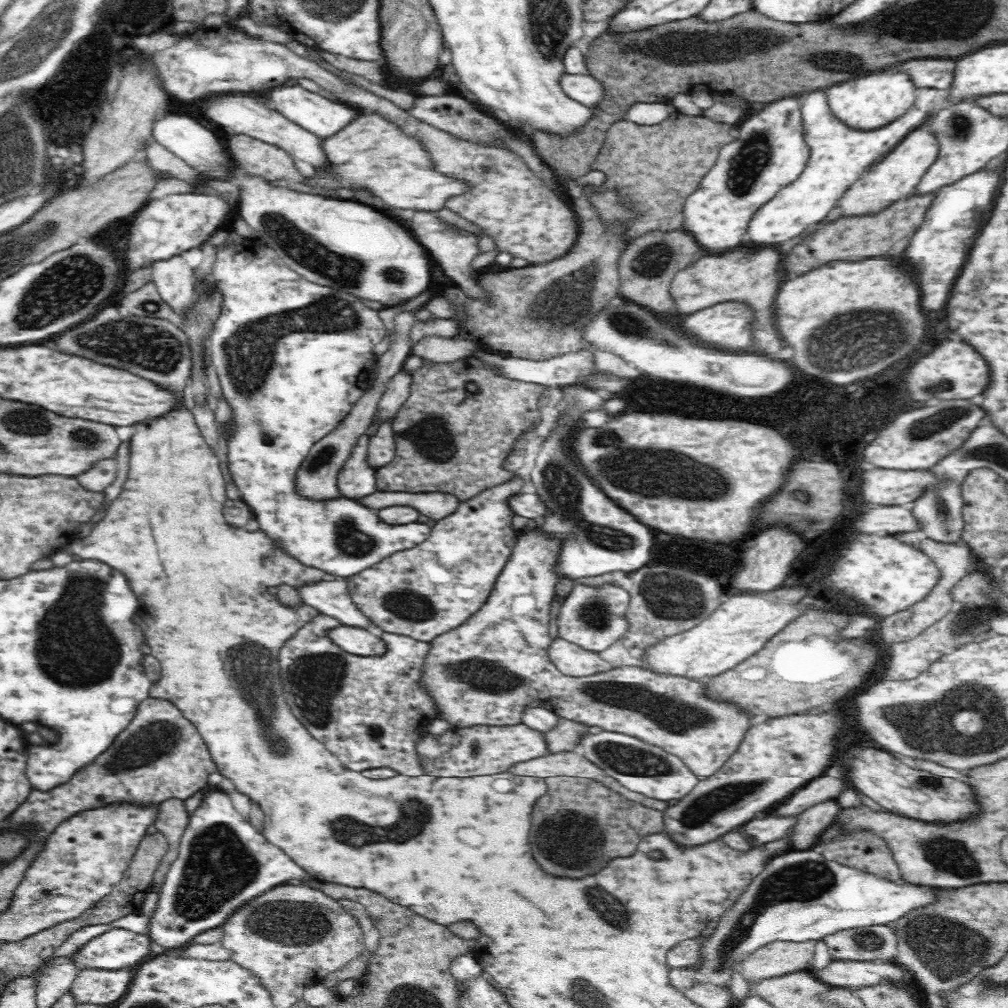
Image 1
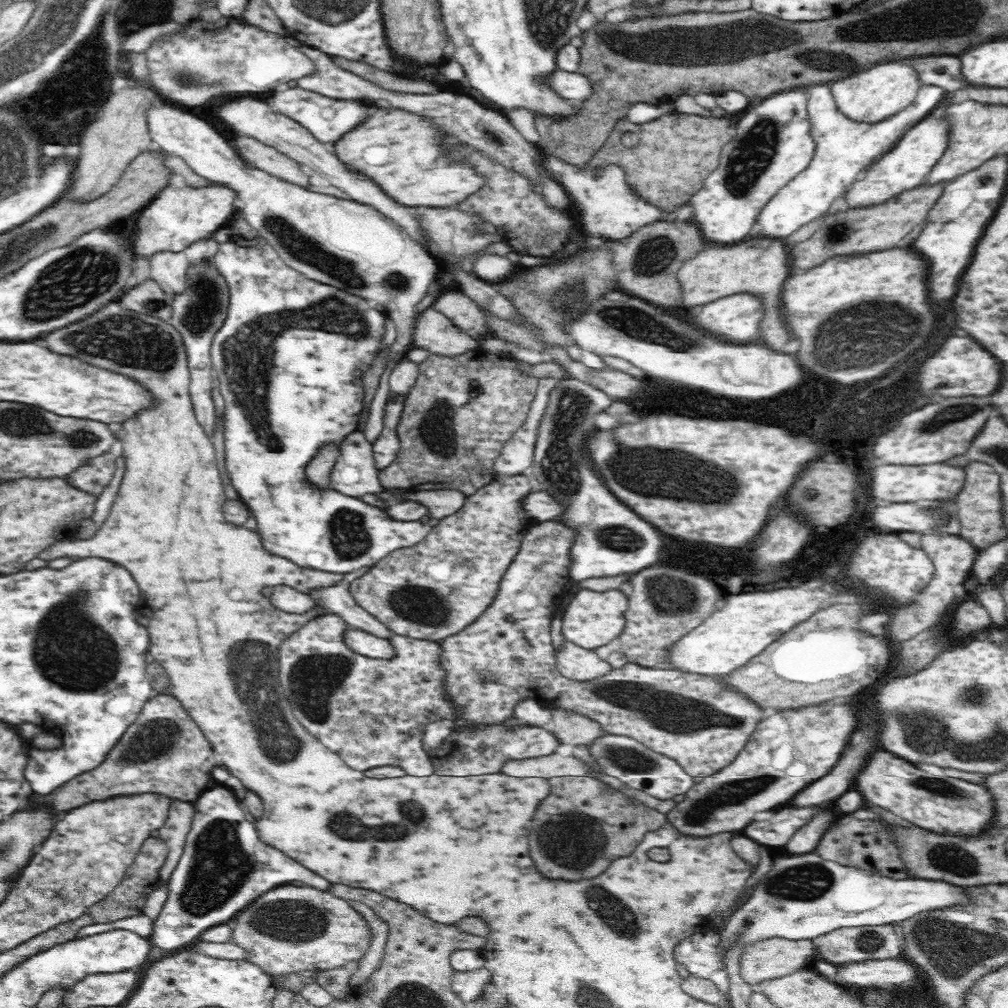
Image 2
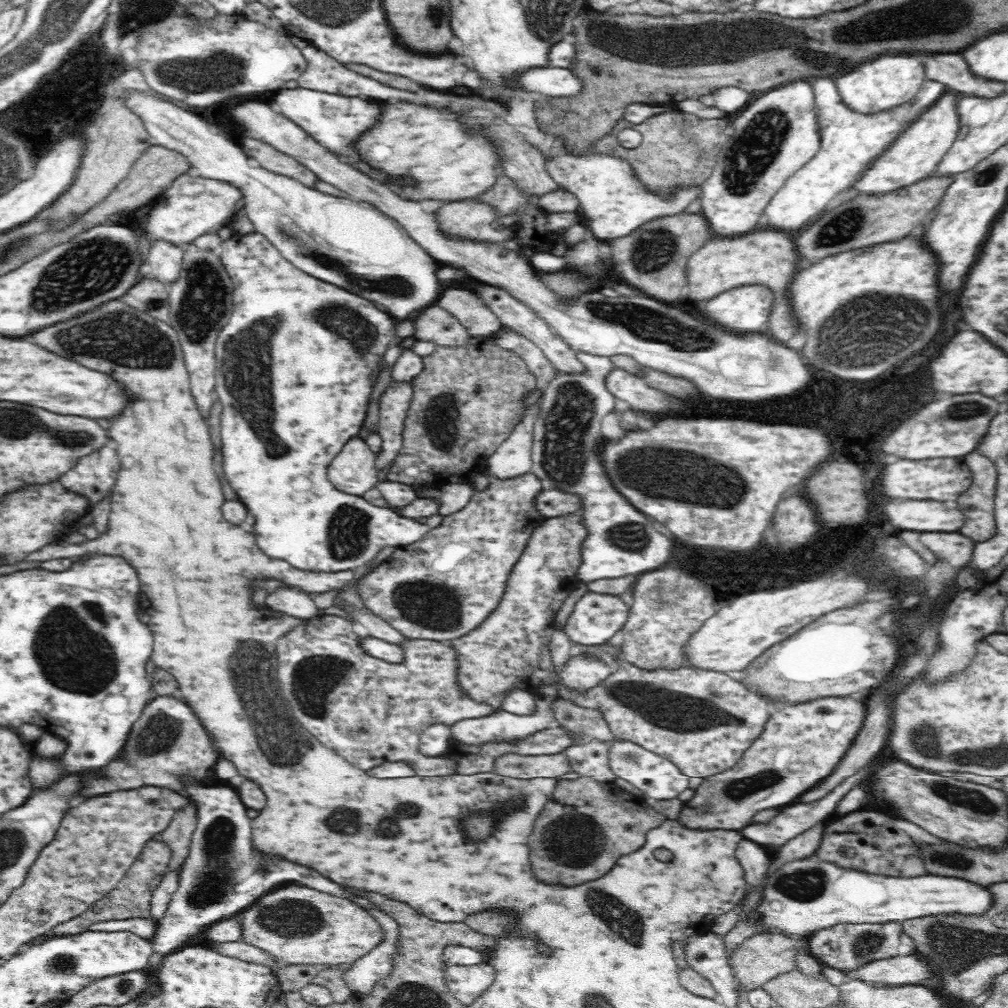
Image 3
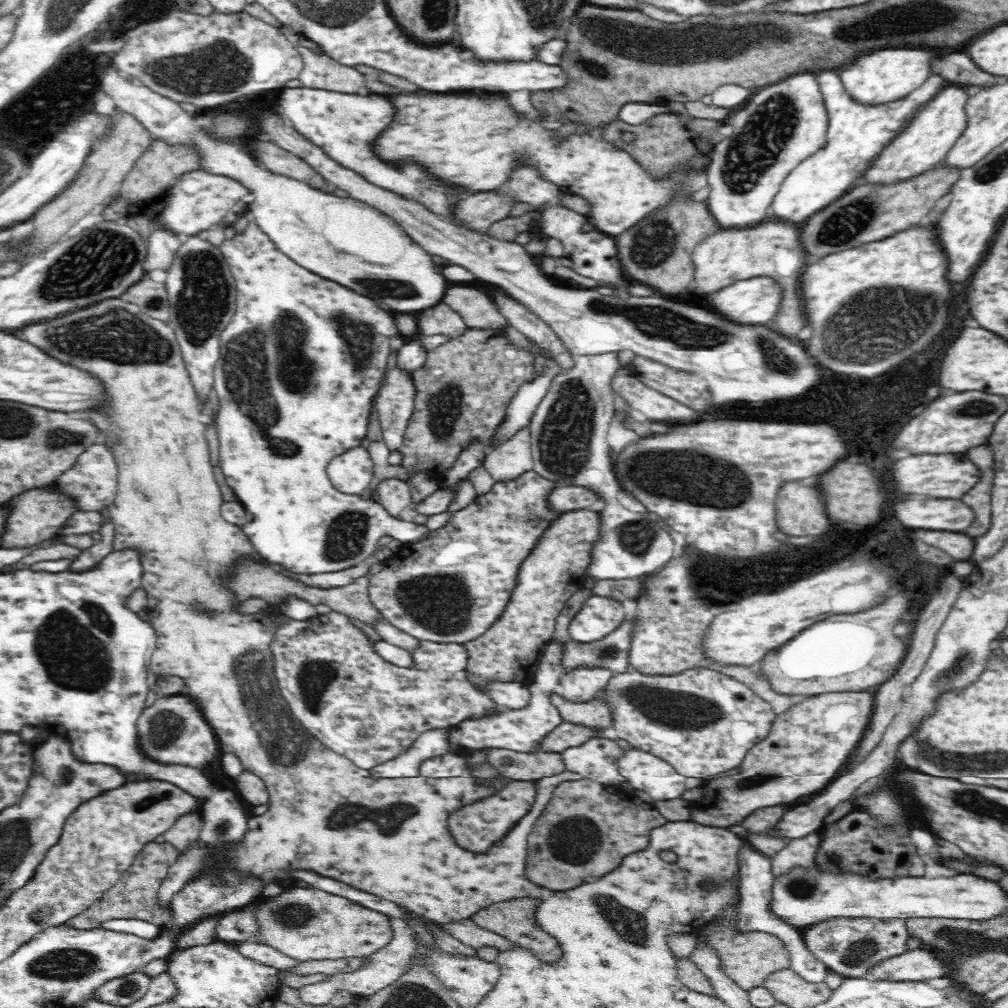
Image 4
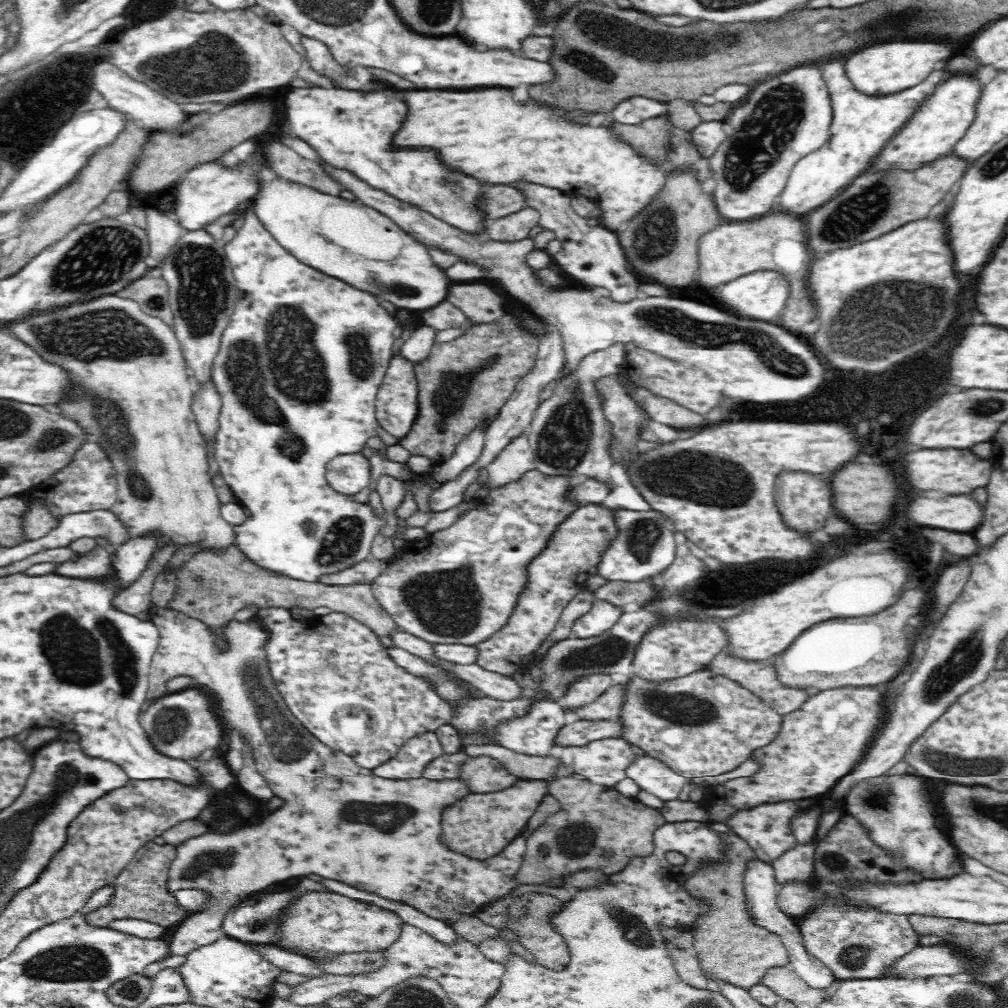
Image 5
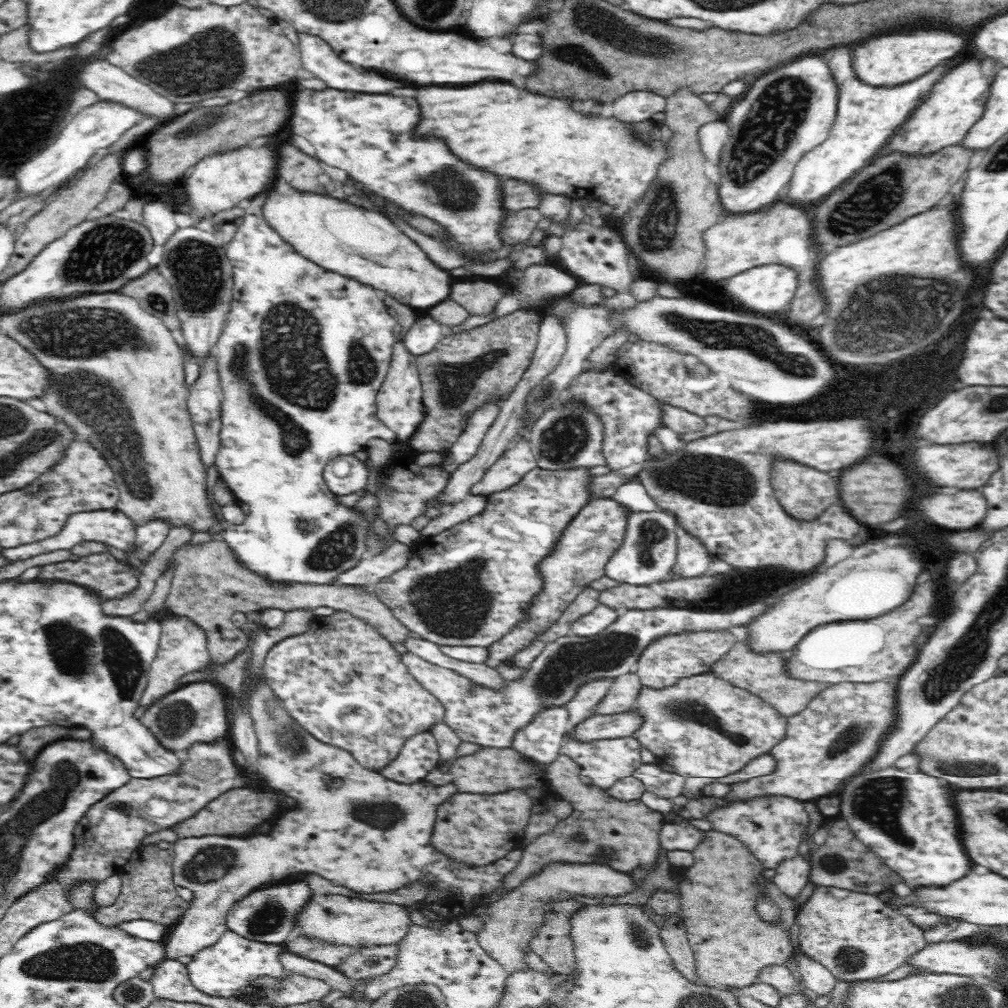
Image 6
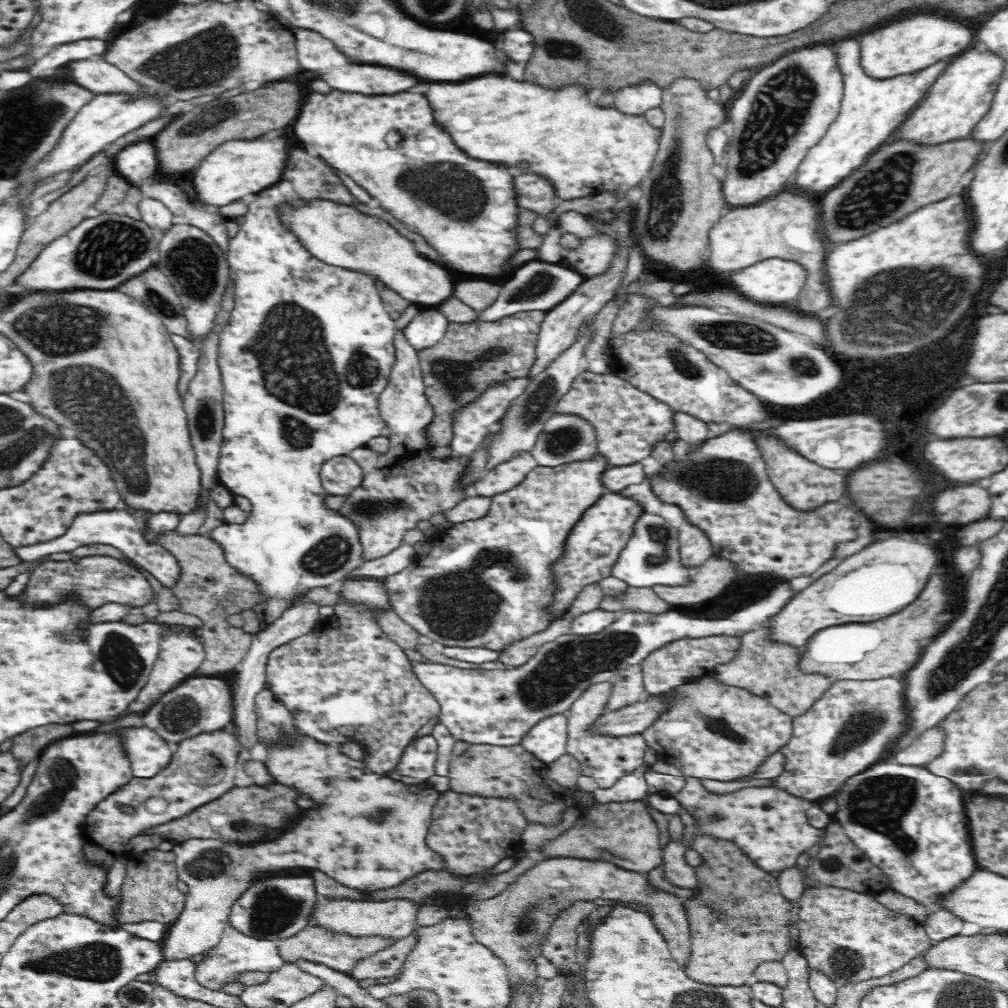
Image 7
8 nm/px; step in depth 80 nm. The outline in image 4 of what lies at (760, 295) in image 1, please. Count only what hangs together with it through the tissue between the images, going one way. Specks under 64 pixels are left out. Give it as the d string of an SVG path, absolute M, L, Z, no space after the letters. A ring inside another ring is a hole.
M772 220L772 222L762 222L762 224L758 224L758 226L754 226L754 228L742 228L742 230L730 230L730 231L716 231L714 234L707 236L704 240L697 244L697 247L694 249L692 260L695 266L695 277L693 278L693 287L696 288L696 292L698 294L710 294L710 292L720 291L720 288L729 287L731 284L736 283L738 280L746 280L746 279L754 279L758 276L766 276L767 278L774 279L776 283L779 283L779 286L782 287L783 295L782 302L779 305L778 314L776 314L776 326L772 328L772 330L778 330L780 334L784 334L784 336L788 336L788 338L794 338L802 328L806 326L806 315L802 316L803 303L800 301L799 291L798 291L798 278L800 278L800 274L804 272L804 264L806 264L806 252L802 252L802 243L801 243L801 233L798 230L798 223L788 223L782 222L782 224L778 224L778 220Z

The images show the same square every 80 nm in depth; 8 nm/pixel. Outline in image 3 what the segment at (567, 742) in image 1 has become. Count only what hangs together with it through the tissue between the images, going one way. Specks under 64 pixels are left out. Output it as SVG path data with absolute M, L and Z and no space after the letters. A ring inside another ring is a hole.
M558 696L551 707L554 711L555 724L563 726L578 738L578 743L600 740L602 742L622 741L616 738L605 718L597 708L584 708L573 704L571 700Z

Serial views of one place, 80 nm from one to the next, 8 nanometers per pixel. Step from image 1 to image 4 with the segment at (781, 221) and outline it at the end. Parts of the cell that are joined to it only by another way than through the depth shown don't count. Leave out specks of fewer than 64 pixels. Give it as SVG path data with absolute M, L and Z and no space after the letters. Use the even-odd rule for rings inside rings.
M819 72L817 81L827 110L827 141L818 152L802 160L789 172L773 198L772 206L769 206L772 210L768 210L768 214L780 218L782 222L804 223L810 216L846 194L856 178L860 178L864 170L870 168L872 160L898 136L920 108L949 84L942 75L932 73L922 86L904 99L898 99L898 104L882 103L882 108L862 108L862 103L854 104L854 99L850 100L846 96L846 87L838 72Z

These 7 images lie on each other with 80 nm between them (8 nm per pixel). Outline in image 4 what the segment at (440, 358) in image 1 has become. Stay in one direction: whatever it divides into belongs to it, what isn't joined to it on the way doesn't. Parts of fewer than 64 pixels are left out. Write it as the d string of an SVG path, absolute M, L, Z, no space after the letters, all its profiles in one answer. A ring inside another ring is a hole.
M443 301L433 307L424 309L418 314L418 328L422 336L434 336L445 334L456 338L468 327L464 319Z

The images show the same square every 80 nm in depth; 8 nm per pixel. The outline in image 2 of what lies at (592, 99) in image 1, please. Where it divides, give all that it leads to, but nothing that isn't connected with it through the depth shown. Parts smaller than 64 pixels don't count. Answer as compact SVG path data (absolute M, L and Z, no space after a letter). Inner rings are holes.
M556 69L552 77L547 79L548 84L558 96L573 103L582 103L592 96L592 83L590 79L566 70Z

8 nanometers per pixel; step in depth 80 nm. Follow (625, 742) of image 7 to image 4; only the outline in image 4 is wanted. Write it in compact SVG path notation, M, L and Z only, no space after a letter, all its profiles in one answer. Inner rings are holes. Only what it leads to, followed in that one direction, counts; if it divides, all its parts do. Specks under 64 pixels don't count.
M579 666L562 676L563 697L573 703L596 698L612 679L612 671L597 666ZM594 738L577 747L562 750L566 769L582 774L583 778L601 785L619 785L625 778L620 774L618 761L625 753L614 740Z

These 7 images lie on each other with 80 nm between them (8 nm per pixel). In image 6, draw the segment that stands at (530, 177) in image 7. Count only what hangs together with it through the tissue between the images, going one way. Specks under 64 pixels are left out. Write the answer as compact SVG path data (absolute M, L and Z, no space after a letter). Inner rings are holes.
M504 179L503 206L505 210L522 210L522 208L537 208L546 194L540 187L533 183L518 181L515 179Z

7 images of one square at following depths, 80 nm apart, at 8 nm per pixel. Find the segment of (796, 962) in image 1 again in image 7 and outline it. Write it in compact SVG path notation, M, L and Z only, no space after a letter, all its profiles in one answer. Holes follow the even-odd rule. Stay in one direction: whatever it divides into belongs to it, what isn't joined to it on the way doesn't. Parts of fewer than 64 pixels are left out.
M700 835L692 840L690 848L702 855L704 864L696 868L698 886L696 888L686 888L685 911L688 924L690 924L690 959L688 966L684 966L683 970L693 981L710 986L740 986L740 984L755 982L754 972L757 970L758 964L764 963L766 960L784 960L786 952L789 952L791 948L789 928L790 919L794 918L794 914L792 914L794 904L789 902L780 893L777 874L770 874L765 872L765 870L757 868L757 865L754 864L750 856L746 855L746 852L742 851L742 848L738 848L737 844L722 839L714 839L712 835Z

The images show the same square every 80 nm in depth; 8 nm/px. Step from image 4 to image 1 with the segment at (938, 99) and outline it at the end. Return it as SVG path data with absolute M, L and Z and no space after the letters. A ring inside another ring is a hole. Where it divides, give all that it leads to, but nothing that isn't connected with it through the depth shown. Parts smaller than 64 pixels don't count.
M916 128L892 152L886 154L878 163L869 167L859 180L846 190L838 201L842 218L860 218L874 216L894 202L912 196L922 175L937 157L937 140L926 128Z

